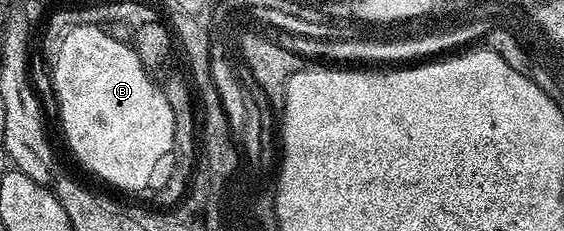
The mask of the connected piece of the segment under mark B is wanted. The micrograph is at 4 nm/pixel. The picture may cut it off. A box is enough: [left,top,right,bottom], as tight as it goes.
[51,24,175,192]

